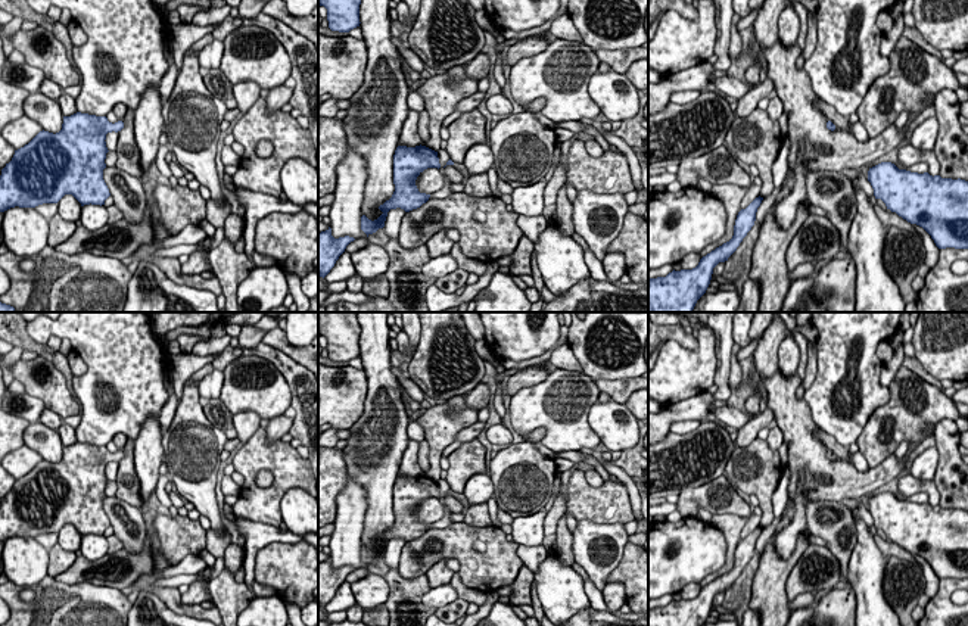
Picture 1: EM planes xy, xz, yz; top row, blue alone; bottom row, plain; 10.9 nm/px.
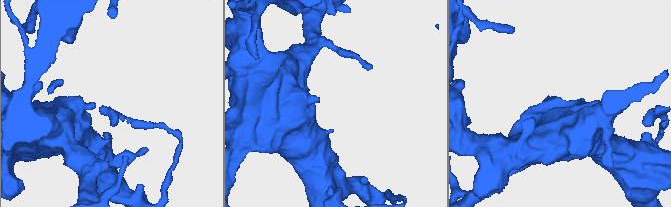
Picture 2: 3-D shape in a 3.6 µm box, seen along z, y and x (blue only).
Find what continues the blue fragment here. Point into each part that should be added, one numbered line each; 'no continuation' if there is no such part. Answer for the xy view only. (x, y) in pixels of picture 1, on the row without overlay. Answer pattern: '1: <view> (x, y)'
no continuation

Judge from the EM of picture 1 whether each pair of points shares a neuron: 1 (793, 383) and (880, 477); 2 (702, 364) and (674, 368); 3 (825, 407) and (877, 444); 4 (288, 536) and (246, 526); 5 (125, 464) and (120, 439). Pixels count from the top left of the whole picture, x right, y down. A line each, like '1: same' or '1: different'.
1: same
2: same
3: different
4: same
5: different

